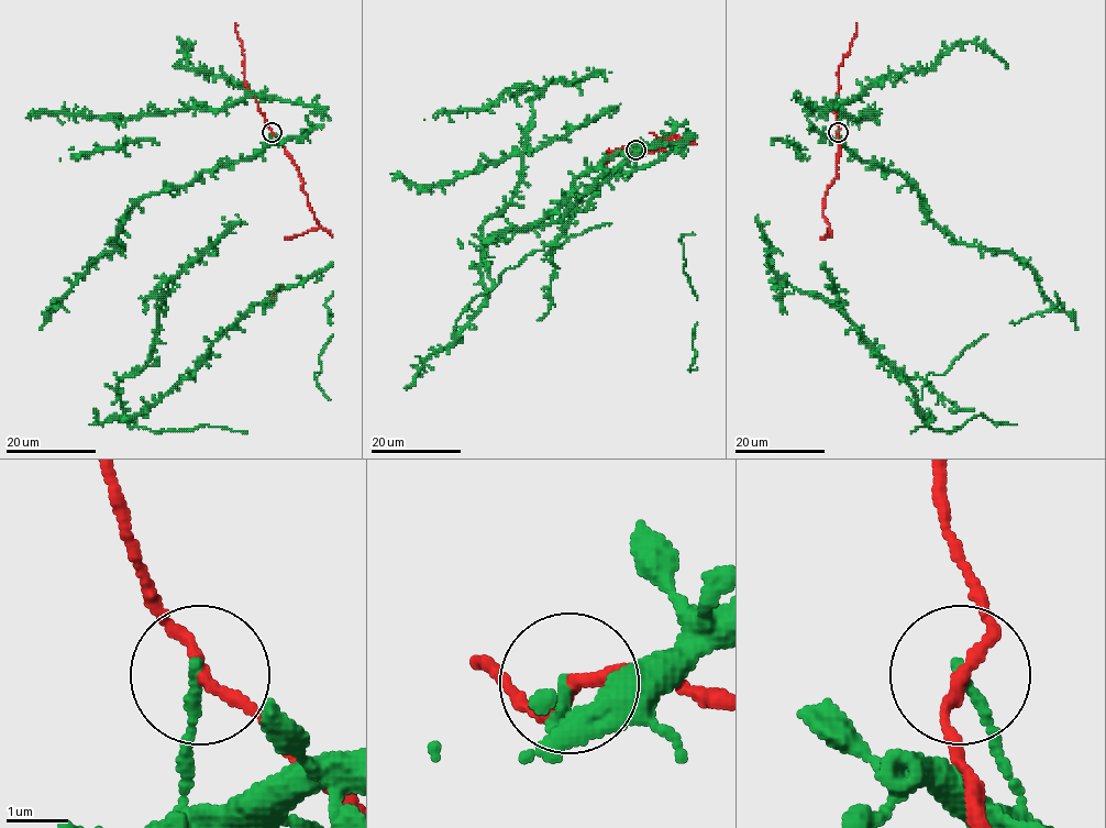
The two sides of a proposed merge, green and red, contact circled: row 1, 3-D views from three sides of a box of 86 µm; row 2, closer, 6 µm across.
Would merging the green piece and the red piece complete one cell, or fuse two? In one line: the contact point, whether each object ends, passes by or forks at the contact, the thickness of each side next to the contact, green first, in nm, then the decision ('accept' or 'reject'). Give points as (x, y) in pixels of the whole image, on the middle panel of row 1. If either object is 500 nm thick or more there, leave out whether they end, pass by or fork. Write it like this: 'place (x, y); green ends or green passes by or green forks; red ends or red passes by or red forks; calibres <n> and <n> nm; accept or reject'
place (636, 150); green ends; red passes by; calibres 160 and 180 nm; accept

